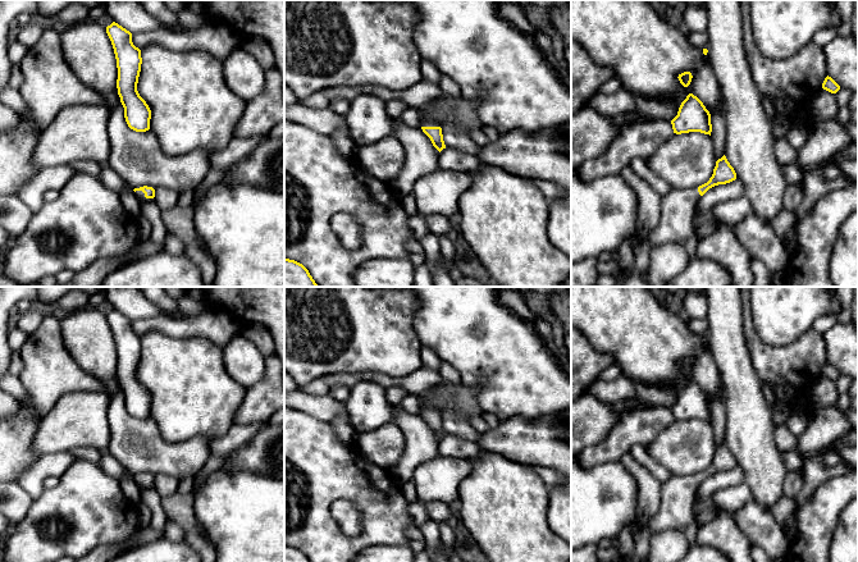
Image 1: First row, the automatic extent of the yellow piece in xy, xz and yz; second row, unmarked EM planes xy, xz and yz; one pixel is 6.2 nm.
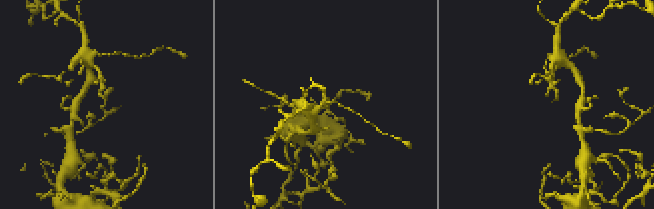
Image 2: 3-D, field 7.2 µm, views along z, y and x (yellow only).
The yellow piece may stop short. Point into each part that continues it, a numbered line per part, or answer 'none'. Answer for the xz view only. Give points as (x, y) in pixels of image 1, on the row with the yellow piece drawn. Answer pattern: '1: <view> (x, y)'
1: xz (428, 120)

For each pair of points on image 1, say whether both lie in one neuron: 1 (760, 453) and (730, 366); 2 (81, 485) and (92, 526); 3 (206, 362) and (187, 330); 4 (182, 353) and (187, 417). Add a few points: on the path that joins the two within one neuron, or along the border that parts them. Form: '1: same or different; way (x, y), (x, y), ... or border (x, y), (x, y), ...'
1: same; way (751, 432), (743, 388)
2: same; way (85, 496), (85, 506), (92, 516)
3: different; border (163, 332), (173, 337), (205, 337), (220, 348)
4: same; way (182, 369), (182, 374), (187, 380), (187, 402)

